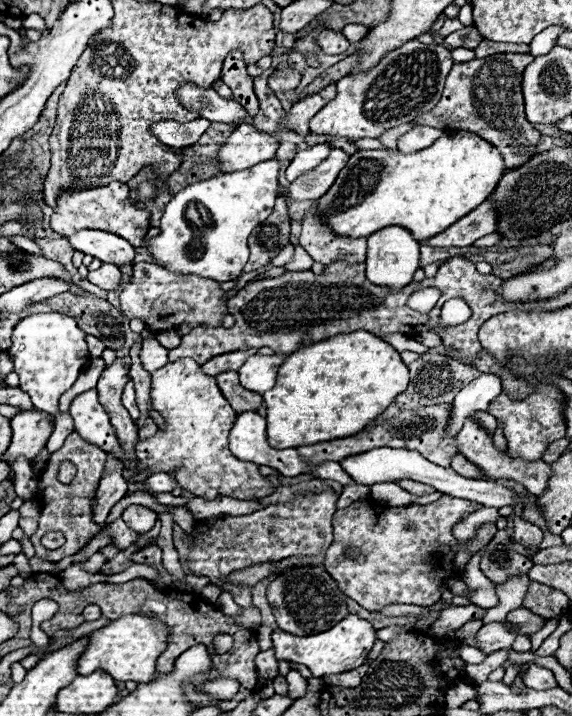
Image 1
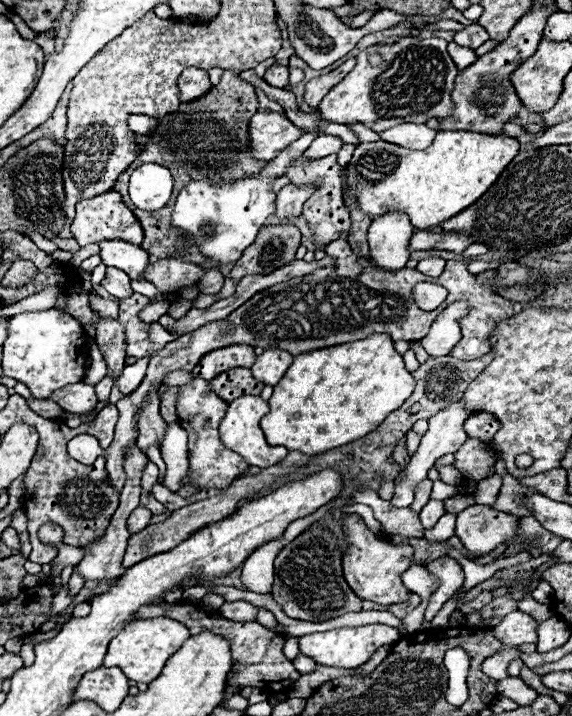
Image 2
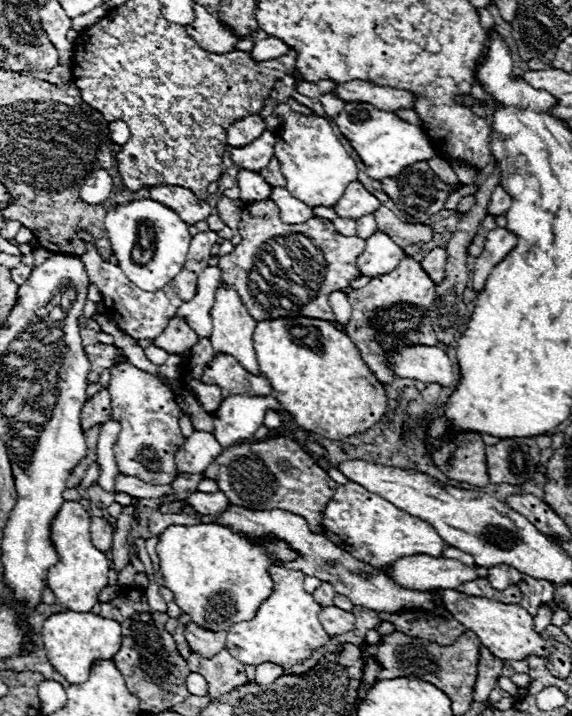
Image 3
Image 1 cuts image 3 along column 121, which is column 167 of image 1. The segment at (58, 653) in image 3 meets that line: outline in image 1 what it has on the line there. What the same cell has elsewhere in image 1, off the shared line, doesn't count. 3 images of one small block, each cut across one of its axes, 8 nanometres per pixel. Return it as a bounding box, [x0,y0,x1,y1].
[78,614,170,682]

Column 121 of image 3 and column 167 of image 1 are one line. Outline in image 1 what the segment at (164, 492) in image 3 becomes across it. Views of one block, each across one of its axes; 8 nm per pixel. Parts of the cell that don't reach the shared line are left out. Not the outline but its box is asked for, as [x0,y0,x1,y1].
[144,472,178,494]

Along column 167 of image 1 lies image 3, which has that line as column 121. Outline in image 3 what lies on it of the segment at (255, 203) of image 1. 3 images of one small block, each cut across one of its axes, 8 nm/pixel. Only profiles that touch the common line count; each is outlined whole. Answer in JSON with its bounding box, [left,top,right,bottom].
[106,200,192,292]

